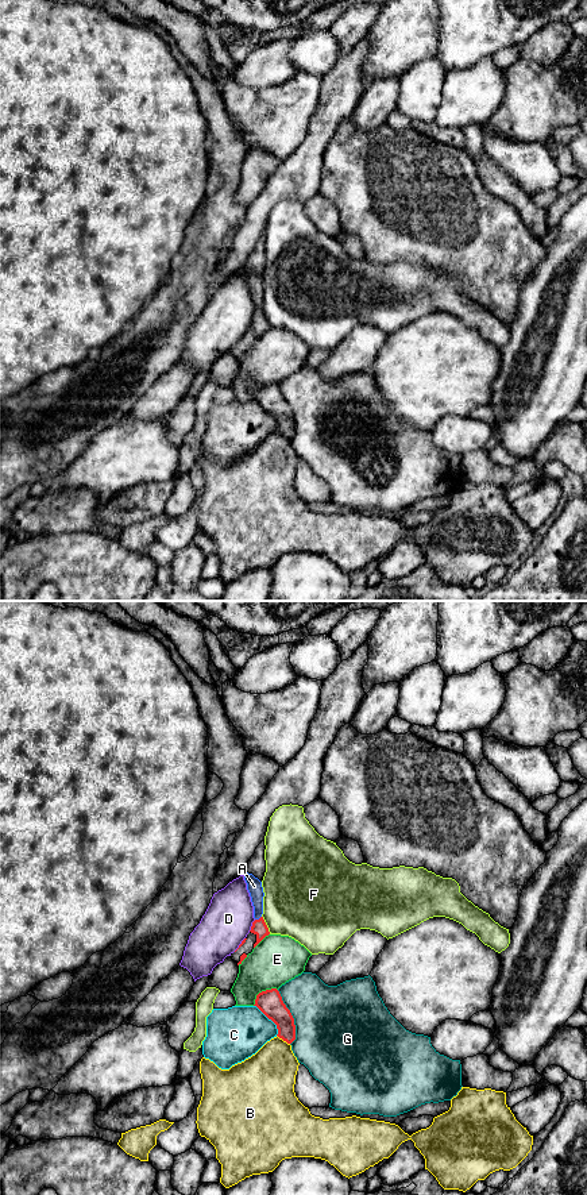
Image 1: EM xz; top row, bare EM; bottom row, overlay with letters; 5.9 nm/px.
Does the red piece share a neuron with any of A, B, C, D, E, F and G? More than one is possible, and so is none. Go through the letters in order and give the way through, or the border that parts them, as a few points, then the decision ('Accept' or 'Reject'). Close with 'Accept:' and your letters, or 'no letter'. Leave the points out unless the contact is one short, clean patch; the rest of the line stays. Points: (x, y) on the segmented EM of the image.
A: Path across: xz (259, 928), (259, 918), (254, 886). Accept
B: Reject
C: Reject
D: Boundary: xz (255, 920), (248, 931). Reject
E: Reject
F: Reject
G: Reject
Accept: A

